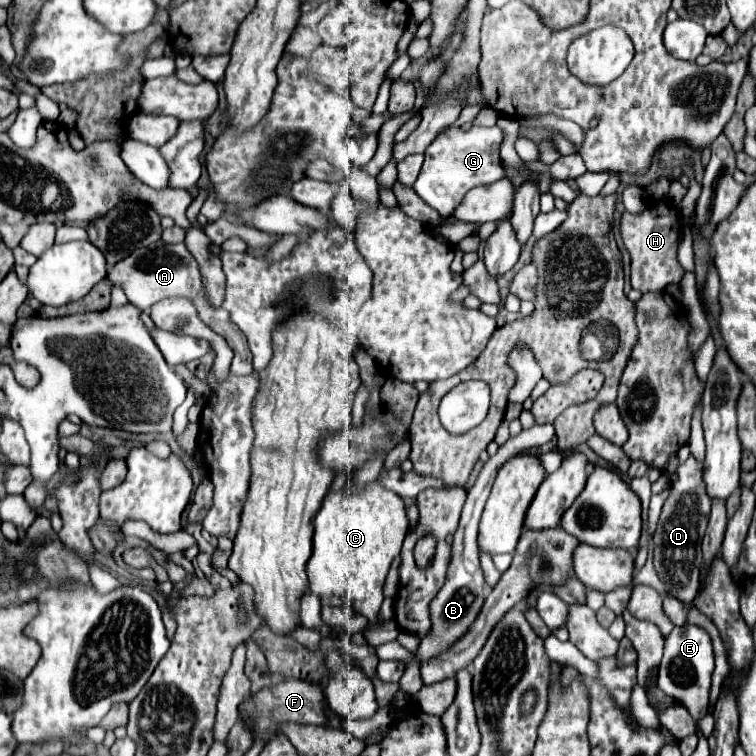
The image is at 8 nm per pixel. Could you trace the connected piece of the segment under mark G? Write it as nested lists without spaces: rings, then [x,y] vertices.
[[[472,125],[468,131],[462,127],[450,127],[442,131],[442,135],[438,135],[438,139],[434,139],[434,143],[430,143],[426,149],[420,175],[412,189],[442,217],[450,217],[470,189],[478,185],[490,185],[506,177],[500,161],[500,143],[502,131],[498,127]]]

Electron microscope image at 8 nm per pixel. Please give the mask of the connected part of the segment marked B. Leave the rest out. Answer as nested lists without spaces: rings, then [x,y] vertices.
[[[536,425],[528,431],[522,431],[516,437],[510,437],[494,457],[488,459],[488,463],[484,465],[484,469],[480,471],[474,487],[468,489],[468,499],[464,503],[462,509],[462,517],[458,523],[458,529],[454,533],[454,541],[452,541],[452,557],[448,563],[448,575],[446,575],[446,583],[442,587],[442,591],[438,591],[438,595],[432,599],[430,603],[430,635],[420,637],[420,645],[418,651],[414,651],[414,661],[418,665],[426,663],[426,659],[432,659],[434,655],[440,655],[442,651],[450,649],[458,639],[462,639],[462,635],[466,635],[466,631],[470,631],[470,627],[474,625],[474,619],[478,619],[478,611],[482,609],[484,603],[484,573],[480,567],[480,559],[478,559],[478,545],[476,545],[476,533],[478,533],[478,521],[484,509],[484,503],[490,495],[492,489],[492,481],[496,477],[496,471],[514,455],[522,453],[524,449],[532,449],[532,447],[540,447],[544,443],[548,443],[552,439],[552,425]]]

